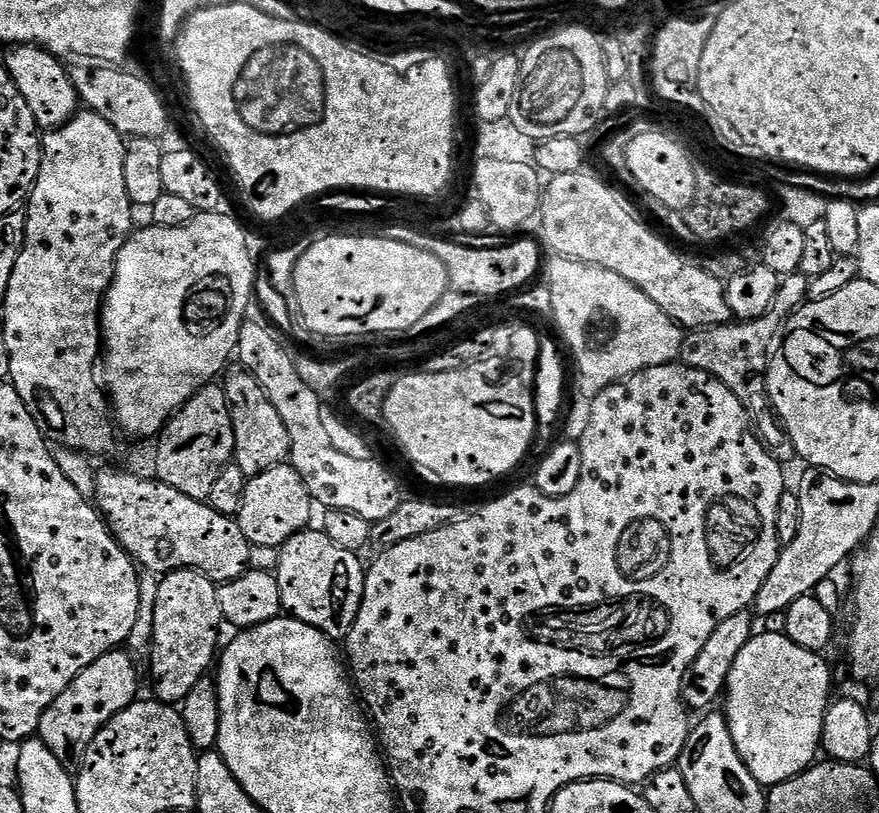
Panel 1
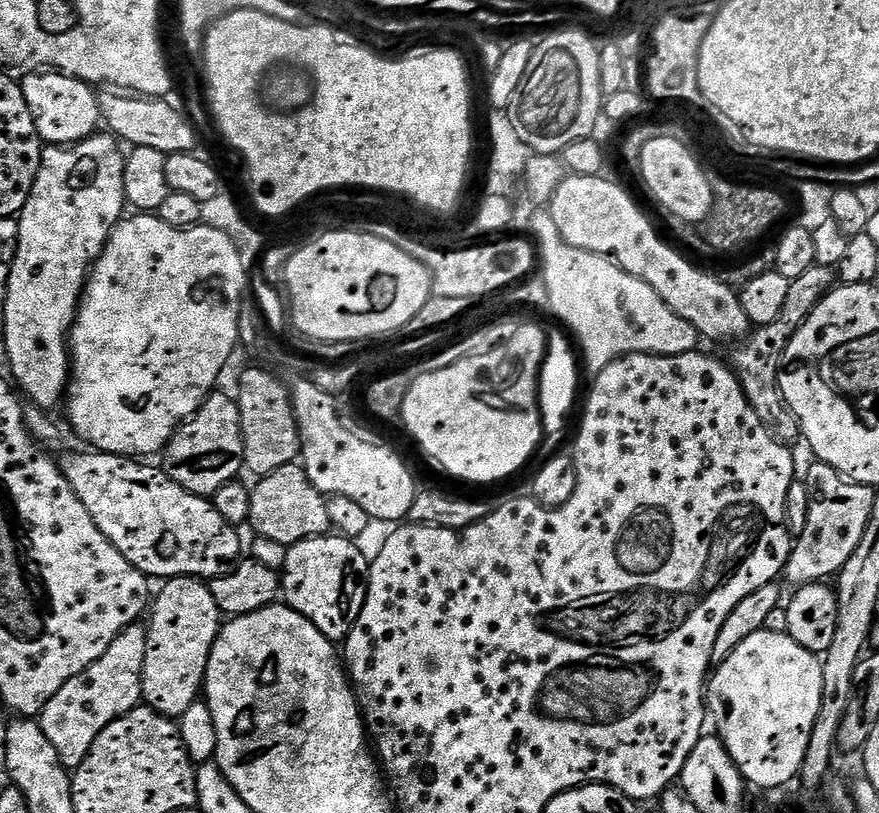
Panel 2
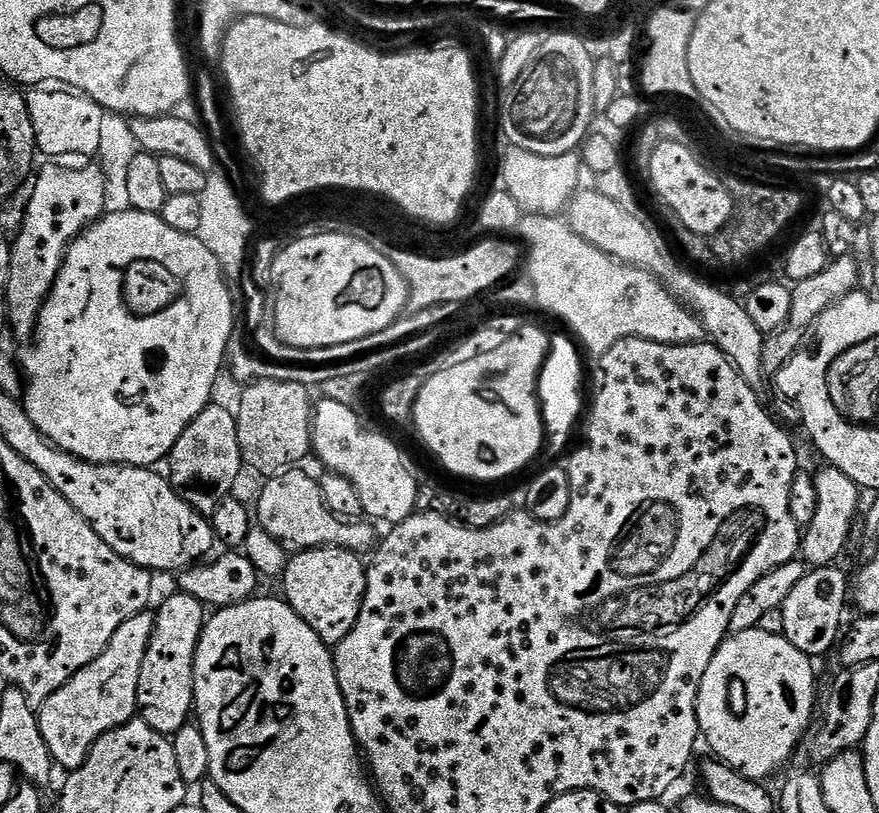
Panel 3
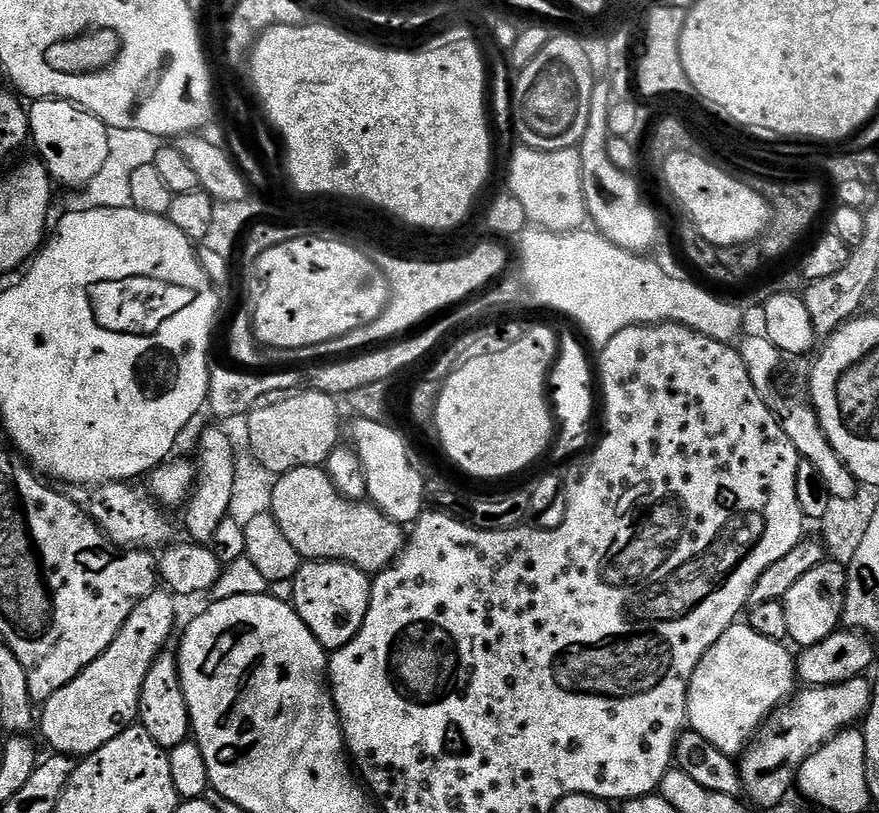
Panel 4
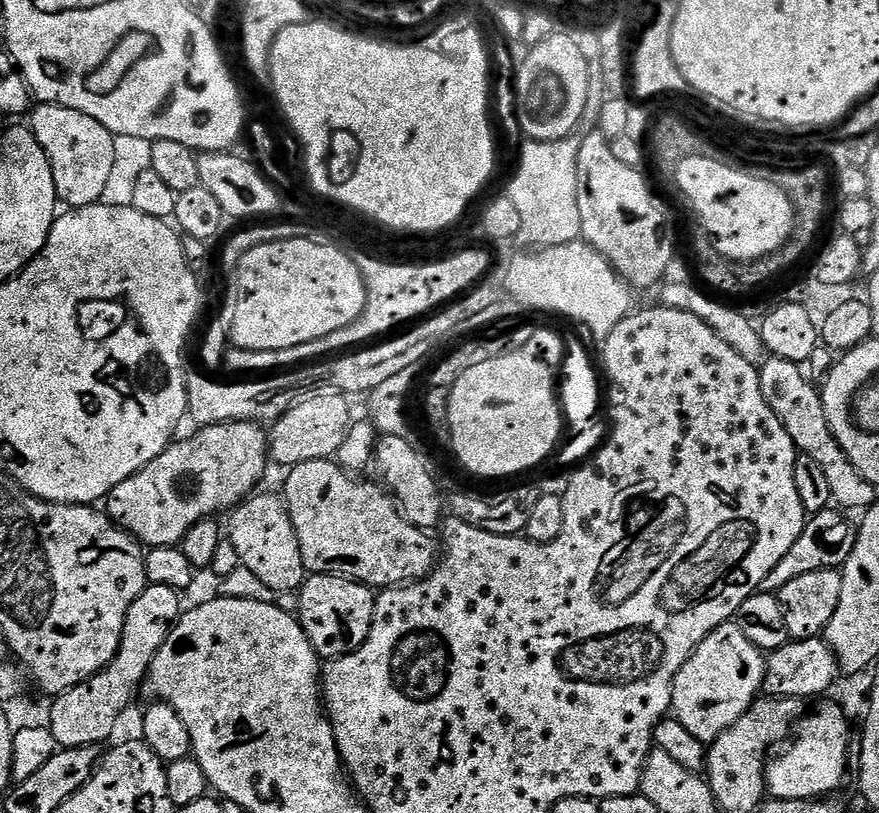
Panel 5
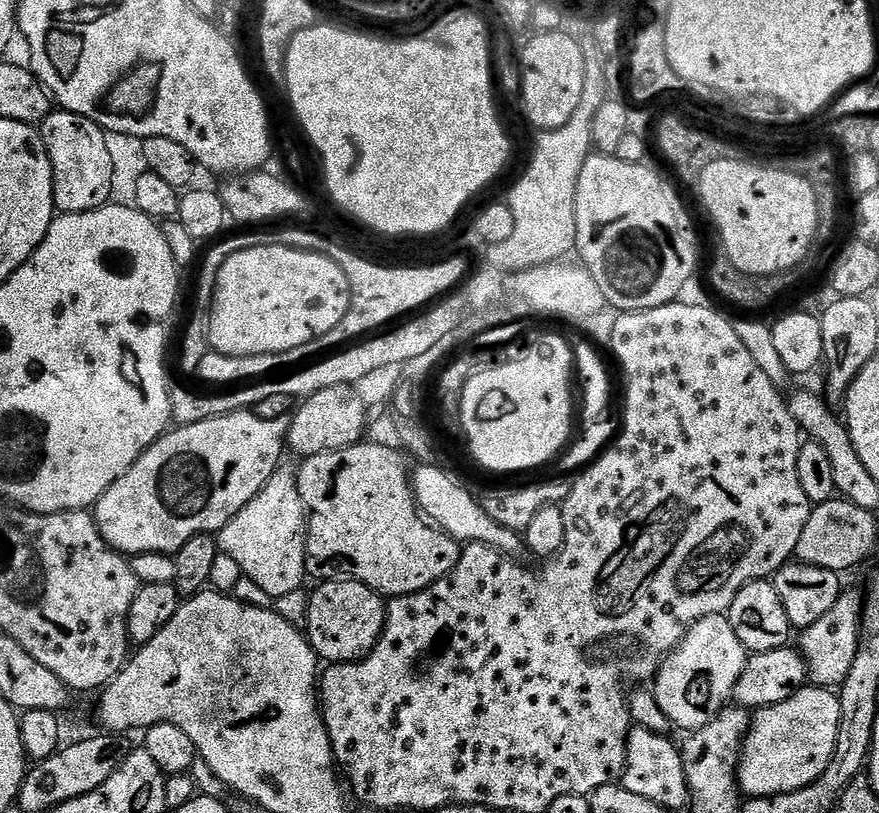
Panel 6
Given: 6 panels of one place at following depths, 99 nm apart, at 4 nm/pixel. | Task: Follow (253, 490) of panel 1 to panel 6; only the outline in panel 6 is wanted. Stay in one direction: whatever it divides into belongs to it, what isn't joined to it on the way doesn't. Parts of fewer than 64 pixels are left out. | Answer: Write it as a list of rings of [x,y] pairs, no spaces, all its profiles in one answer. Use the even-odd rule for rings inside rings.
[[[361,442],[352,444],[342,450],[333,452],[323,452],[307,457],[304,464],[296,472],[298,490],[302,494],[304,508],[308,512],[308,541],[306,542],[306,554],[304,555],[304,571],[309,577],[313,576],[313,581],[323,582],[326,580],[357,580],[366,585],[370,590],[379,592],[385,598],[395,598],[397,596],[409,596],[415,592],[426,590],[434,582],[438,582],[443,576],[450,576],[456,569],[456,564],[460,560],[462,551],[461,545],[456,539],[448,536],[436,526],[430,526],[419,508],[416,506],[416,496],[412,492],[412,482],[410,479],[410,464],[403,460],[392,448],[387,448],[384,444],[368,444]]]

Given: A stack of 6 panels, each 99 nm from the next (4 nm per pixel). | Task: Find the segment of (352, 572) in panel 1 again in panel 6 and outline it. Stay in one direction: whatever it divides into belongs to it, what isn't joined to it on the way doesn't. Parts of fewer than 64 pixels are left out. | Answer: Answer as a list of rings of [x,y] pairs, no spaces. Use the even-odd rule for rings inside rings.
[[[326,580],[315,587],[308,598],[306,635],[317,657],[328,664],[366,659],[384,632],[385,597],[357,580]]]

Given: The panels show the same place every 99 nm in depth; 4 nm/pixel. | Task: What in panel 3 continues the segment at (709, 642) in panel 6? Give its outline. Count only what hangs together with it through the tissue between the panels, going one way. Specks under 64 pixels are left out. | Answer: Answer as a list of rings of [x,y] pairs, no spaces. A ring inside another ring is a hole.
[[[761,628],[737,632],[723,640],[714,658],[710,658],[706,674],[702,674],[696,703],[700,736],[703,743],[705,740],[712,747],[711,755],[750,780],[764,782],[767,776],[774,775],[791,758],[792,751],[799,744],[801,747],[809,731],[812,711],[815,708],[817,711],[816,672],[812,664],[809,656],[802,654],[786,637],[766,634]]]

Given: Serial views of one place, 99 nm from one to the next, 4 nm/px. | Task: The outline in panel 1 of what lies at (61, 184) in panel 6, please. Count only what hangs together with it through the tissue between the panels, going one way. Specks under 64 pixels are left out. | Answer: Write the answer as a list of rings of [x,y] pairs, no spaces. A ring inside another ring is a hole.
[[[22,44],[11,49],[6,61],[8,73],[18,86],[22,98],[34,110],[37,125],[44,130],[55,130],[64,124],[69,124],[81,107],[81,99],[74,88],[74,82],[69,76],[69,69],[60,64],[47,48],[37,48],[34,44]]]

